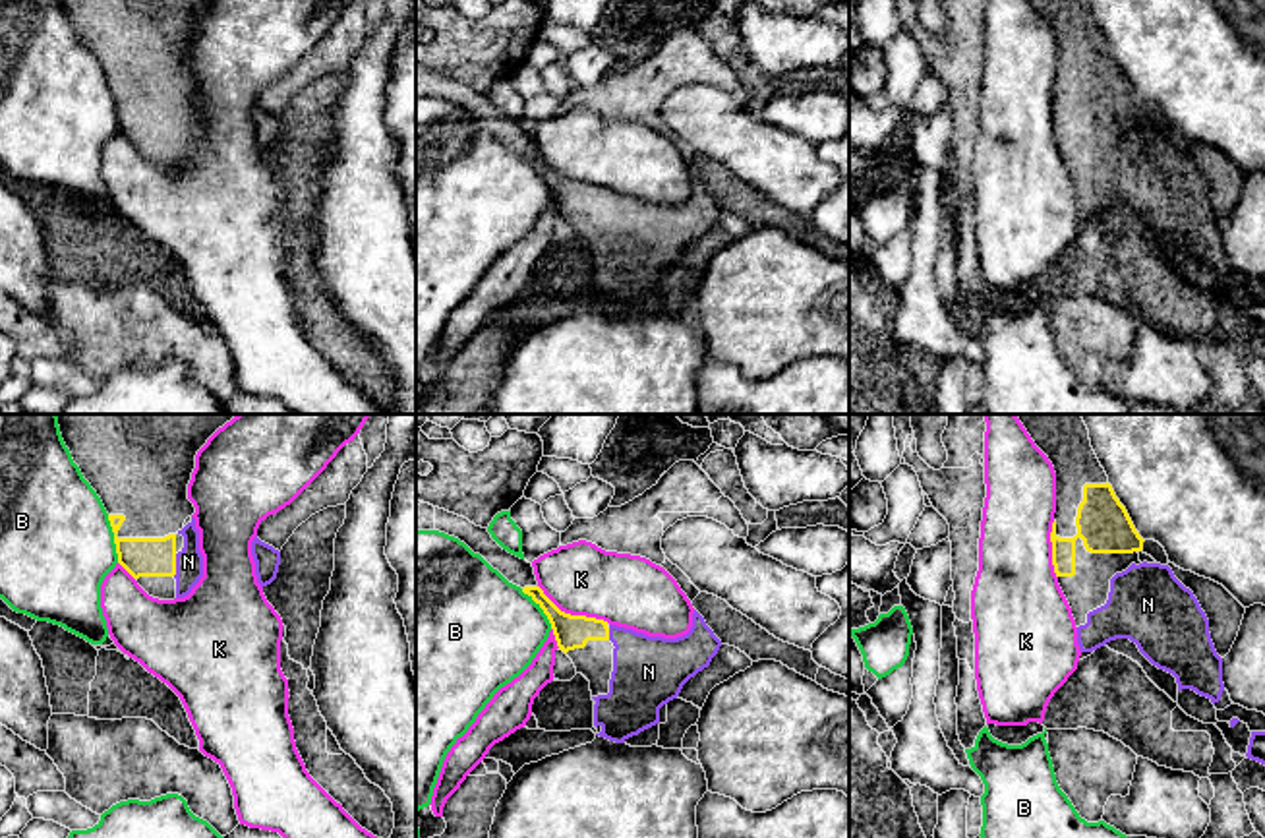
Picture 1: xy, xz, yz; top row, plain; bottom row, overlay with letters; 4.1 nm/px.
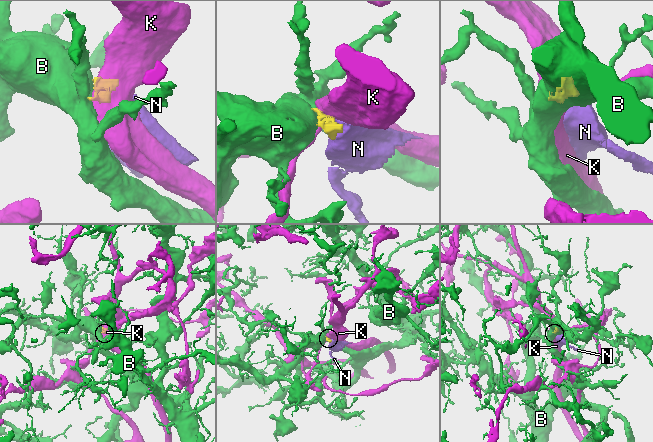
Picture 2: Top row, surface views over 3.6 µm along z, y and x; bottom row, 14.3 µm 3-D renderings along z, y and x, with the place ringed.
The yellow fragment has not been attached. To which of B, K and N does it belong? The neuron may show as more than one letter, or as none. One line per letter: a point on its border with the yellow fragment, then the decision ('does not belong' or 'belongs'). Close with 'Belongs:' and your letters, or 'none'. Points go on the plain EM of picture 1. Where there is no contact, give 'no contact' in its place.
B: meets yellow in xy at (115, 105); does not belong
K: meets yellow in xz at (573, 182); does not belong
N: meets yellow in xy at (175, 132); belongs
Belongs: N

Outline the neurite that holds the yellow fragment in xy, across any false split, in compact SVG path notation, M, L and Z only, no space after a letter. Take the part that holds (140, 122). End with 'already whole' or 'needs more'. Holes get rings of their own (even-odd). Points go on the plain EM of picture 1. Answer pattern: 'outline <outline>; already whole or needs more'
outline M62 0L74 29L101 64L118 130L153 165L184 165L203 143L199 97L188 50L195 21L213 0Z; needs more

